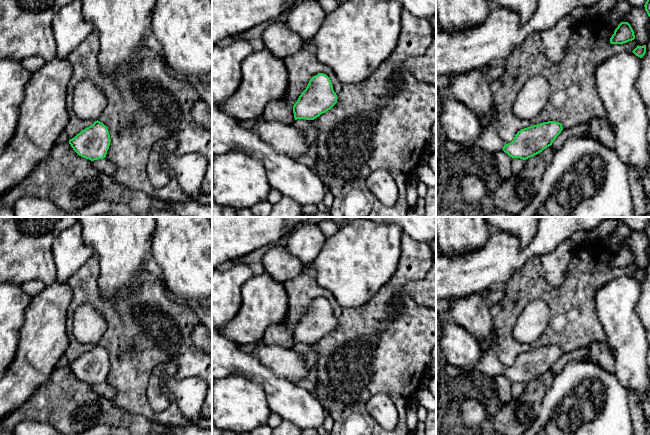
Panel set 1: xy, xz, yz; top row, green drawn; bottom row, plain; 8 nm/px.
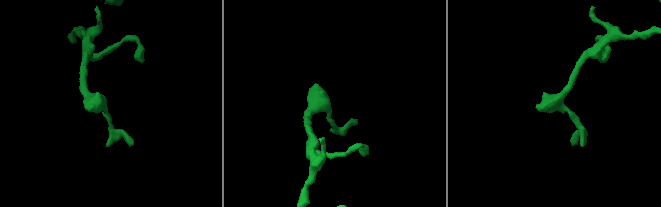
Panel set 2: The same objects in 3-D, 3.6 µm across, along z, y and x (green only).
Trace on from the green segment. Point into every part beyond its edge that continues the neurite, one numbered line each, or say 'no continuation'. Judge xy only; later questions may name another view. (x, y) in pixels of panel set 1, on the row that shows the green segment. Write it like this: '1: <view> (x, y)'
1: xy (89, 101)

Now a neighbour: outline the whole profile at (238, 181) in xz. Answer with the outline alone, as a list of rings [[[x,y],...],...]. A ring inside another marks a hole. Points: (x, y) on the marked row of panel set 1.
[[[240,151],[212,158],[212,198],[221,206],[250,208],[267,200],[271,186],[263,163]]]

